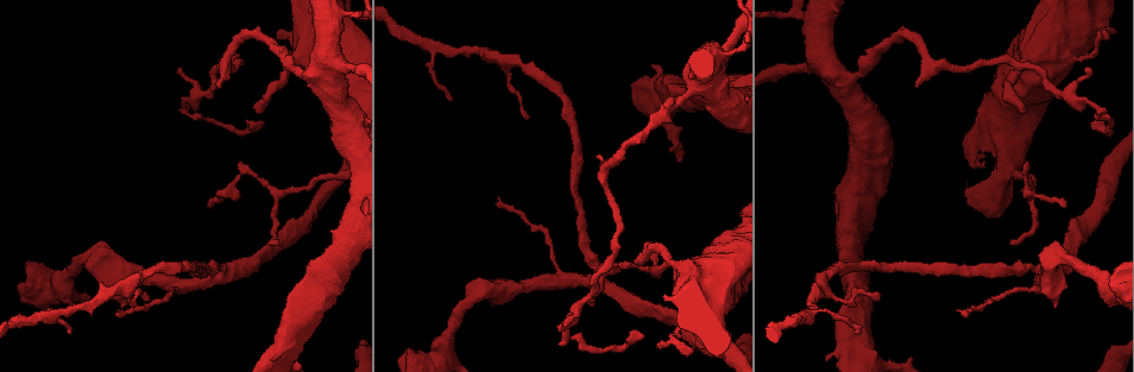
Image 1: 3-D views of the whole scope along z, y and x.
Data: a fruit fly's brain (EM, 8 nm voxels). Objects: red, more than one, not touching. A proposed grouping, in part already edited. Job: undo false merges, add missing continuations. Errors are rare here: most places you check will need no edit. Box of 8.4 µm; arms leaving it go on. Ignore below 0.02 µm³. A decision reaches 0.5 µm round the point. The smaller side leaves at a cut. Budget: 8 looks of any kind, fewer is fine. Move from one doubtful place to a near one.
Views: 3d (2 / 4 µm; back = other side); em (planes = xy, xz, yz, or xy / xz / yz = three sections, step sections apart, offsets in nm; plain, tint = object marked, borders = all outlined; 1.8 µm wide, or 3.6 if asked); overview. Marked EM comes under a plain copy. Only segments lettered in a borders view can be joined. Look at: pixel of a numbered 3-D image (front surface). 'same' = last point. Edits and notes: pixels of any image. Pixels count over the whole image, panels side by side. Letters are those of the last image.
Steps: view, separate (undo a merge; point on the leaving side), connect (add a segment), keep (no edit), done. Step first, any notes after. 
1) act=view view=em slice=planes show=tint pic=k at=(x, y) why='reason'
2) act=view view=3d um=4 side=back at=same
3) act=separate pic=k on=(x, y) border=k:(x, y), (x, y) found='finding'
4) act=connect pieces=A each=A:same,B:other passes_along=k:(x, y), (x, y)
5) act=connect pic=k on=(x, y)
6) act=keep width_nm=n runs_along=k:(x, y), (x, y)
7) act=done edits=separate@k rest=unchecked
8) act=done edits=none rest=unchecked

act=view view=3d um=4 side=back pic=1 at=(222, 274) why='three arms meet'

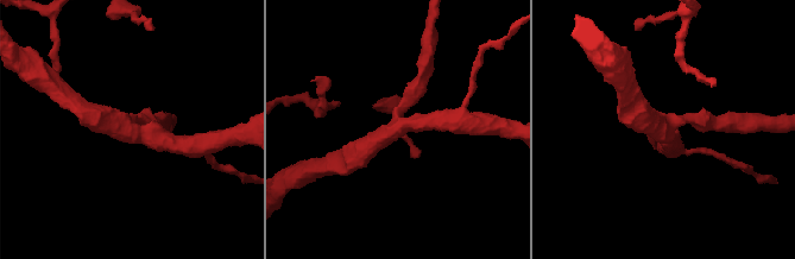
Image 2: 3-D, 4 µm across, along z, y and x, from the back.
act=view view=em slice=xy step=8 show=borders pic=2 at=(668, 127)

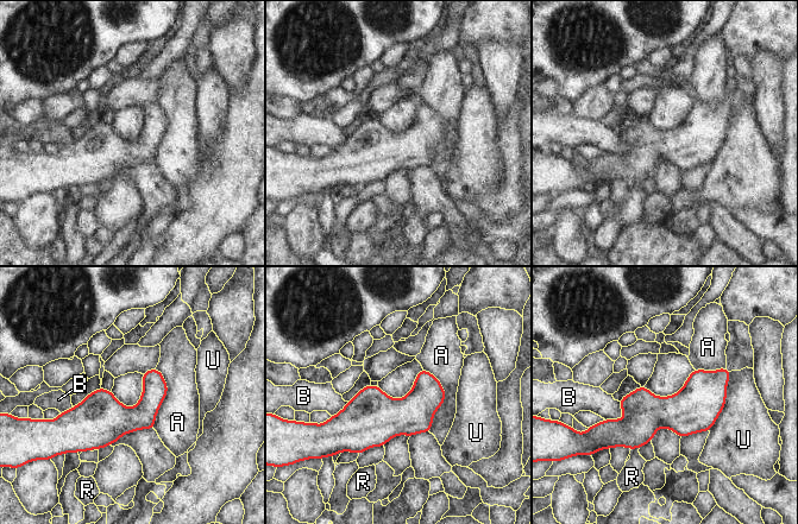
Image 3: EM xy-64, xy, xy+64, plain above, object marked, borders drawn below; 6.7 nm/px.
act=keep longest_contact=A:440nm each=A:other,B:other,R:other,U:other border=3:(620, 402), (623, 416), (604, 420) found='one neuron here'

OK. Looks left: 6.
act=view view=3d um=4 pic=1 at=(636, 259) why='an open end'

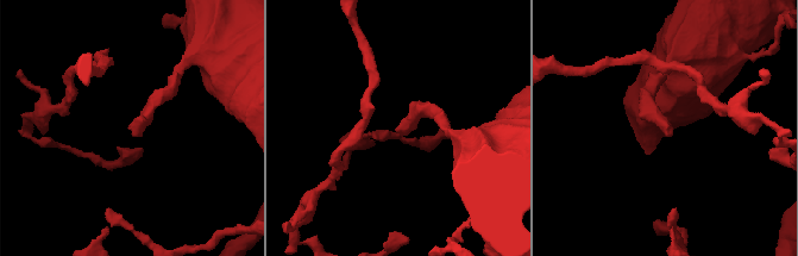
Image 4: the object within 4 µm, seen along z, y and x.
act=view view=em slice=xz step=4 show=borders pic=4 at=(668, 134)

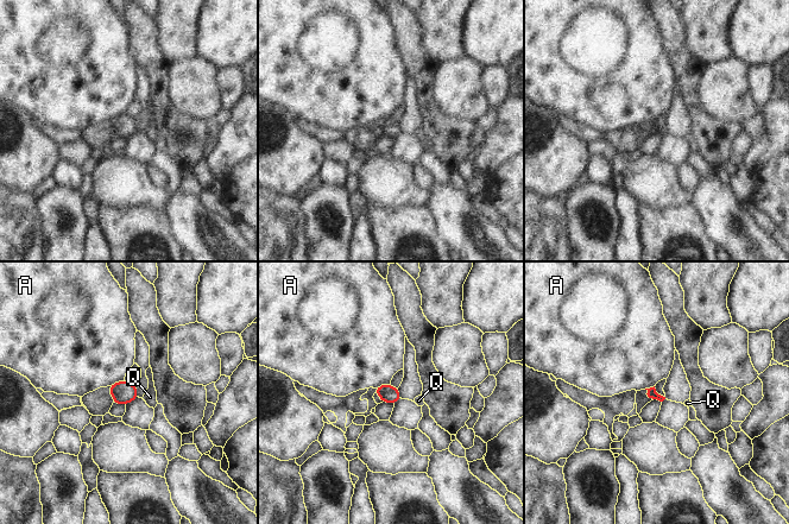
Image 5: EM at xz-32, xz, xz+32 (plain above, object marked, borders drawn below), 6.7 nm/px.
act=view view=em slice=planes show=borders at=same why='cut it another way'

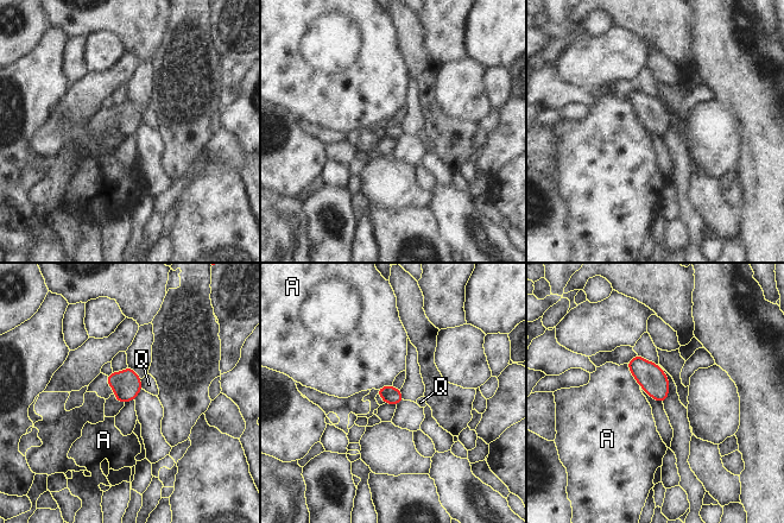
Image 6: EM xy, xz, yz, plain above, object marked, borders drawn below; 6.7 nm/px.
act=keep width_nm=120 each=A:other,Q:other border=6:(626, 364), (639, 386) found='no lettered segment goes on from it'

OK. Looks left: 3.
act=view view=3d um=4 side=back pic=1 at=(1068, 27) why='thick turns thin'

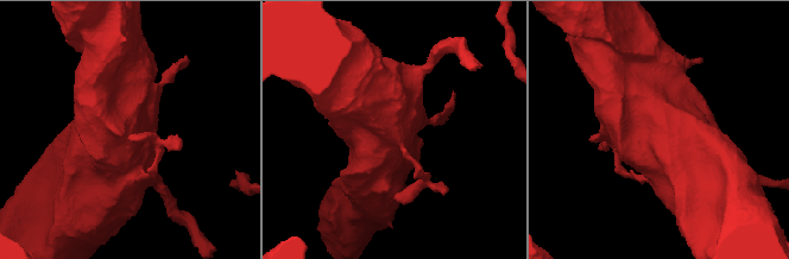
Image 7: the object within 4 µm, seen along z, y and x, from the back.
act=view view=em um=3.6 slice=planes show=borders at=same why='need the tissue'

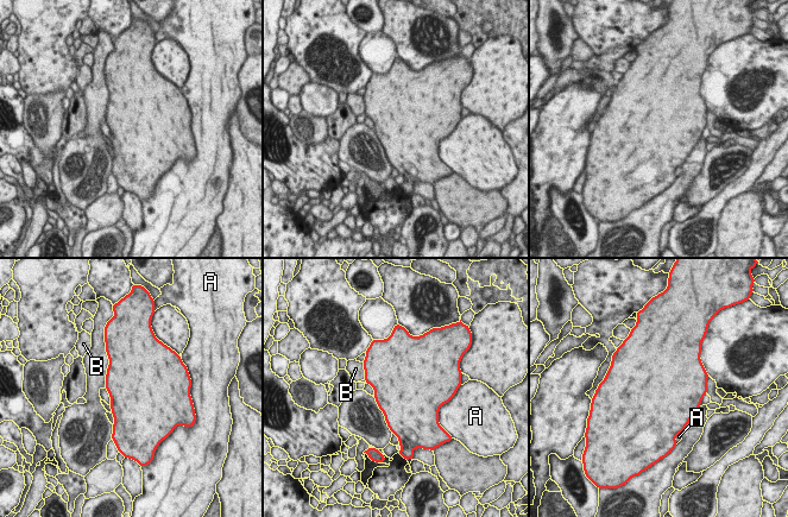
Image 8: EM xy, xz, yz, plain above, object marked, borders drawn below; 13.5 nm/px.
act=keep width_nm=850 each=A:other,B:other found='continuous, no second neuron'

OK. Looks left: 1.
act=done edits=none rest=unchecked

